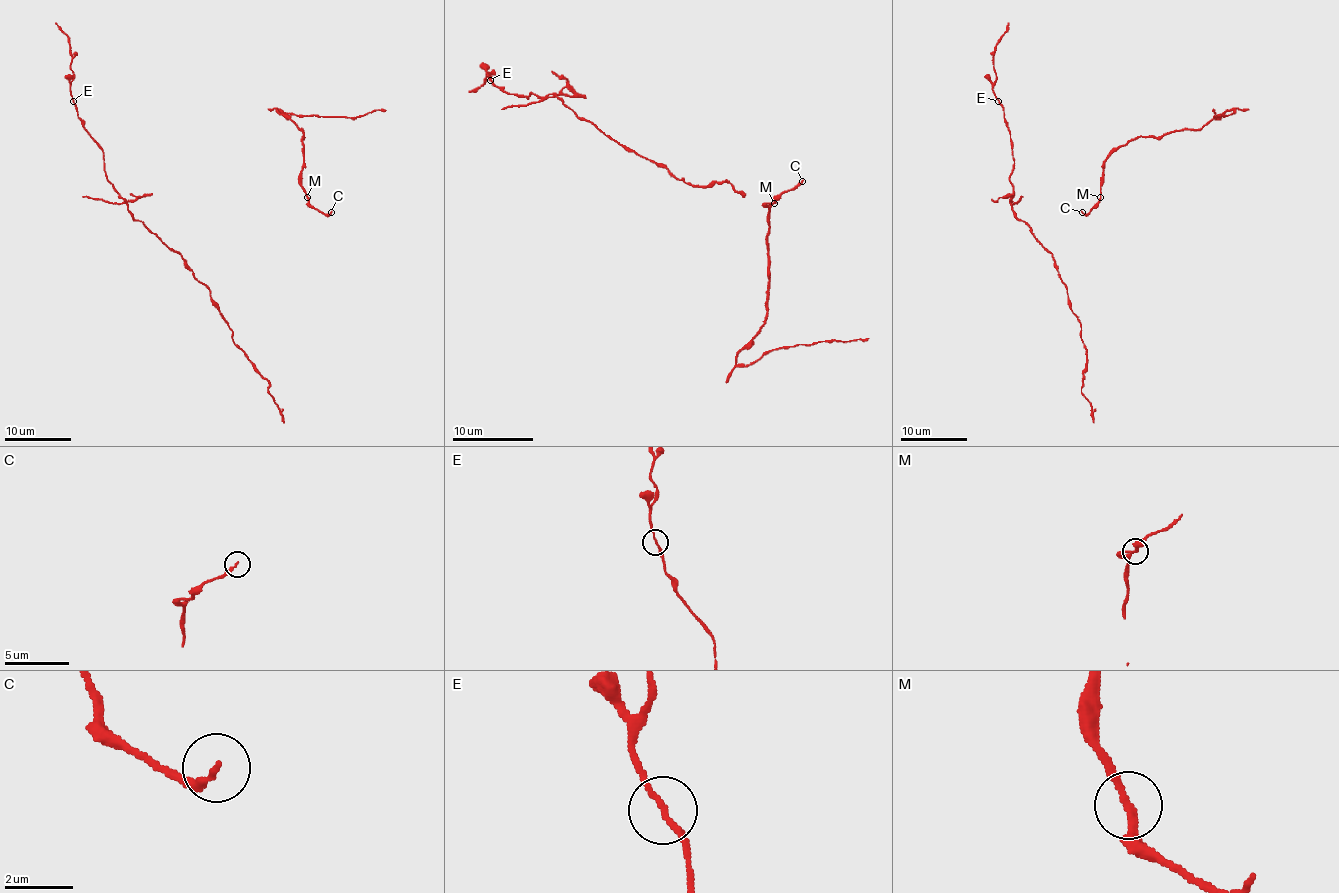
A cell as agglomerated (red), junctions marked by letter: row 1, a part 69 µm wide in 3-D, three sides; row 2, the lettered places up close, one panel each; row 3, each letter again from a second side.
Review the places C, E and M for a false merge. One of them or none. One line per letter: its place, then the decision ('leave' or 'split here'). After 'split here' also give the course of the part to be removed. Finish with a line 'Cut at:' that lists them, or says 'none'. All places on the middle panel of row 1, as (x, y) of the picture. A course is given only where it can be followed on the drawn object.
C: (802, 181) | leave
E: (490, 80) | split here | (489, 80), (528, 98), (554, 94), (677, 179), (691, 185), (726, 179), (746, 195)
M: (774, 203) | leave
Cut at: E

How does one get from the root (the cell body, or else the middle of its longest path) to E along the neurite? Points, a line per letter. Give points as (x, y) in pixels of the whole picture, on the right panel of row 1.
E: (1067, 287), (1059, 277), (1054, 257), (1012, 208), (1014, 192), (1009, 178), (1014, 163), (1012, 140), (999, 101)

